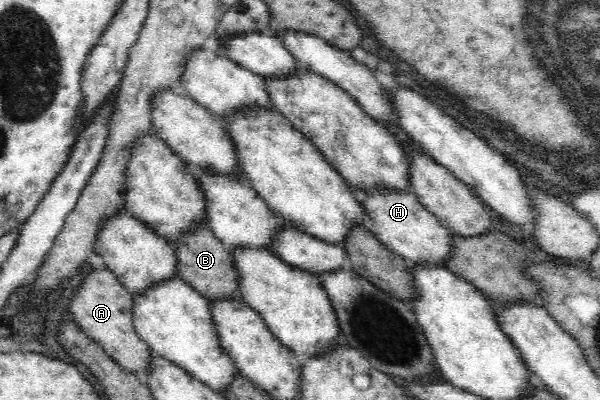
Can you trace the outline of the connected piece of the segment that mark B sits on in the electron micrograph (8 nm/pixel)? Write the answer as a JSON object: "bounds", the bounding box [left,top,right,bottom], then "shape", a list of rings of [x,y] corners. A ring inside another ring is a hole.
{"bounds":[175,226,247,305],"shape":[[[200,226],[192,229],[187,236],[180,238],[175,245],[177,260],[177,275],[192,289],[201,293],[210,303],[216,300],[240,300],[247,305],[239,293],[239,275],[233,267],[232,251],[209,230],[209,227]]]}

